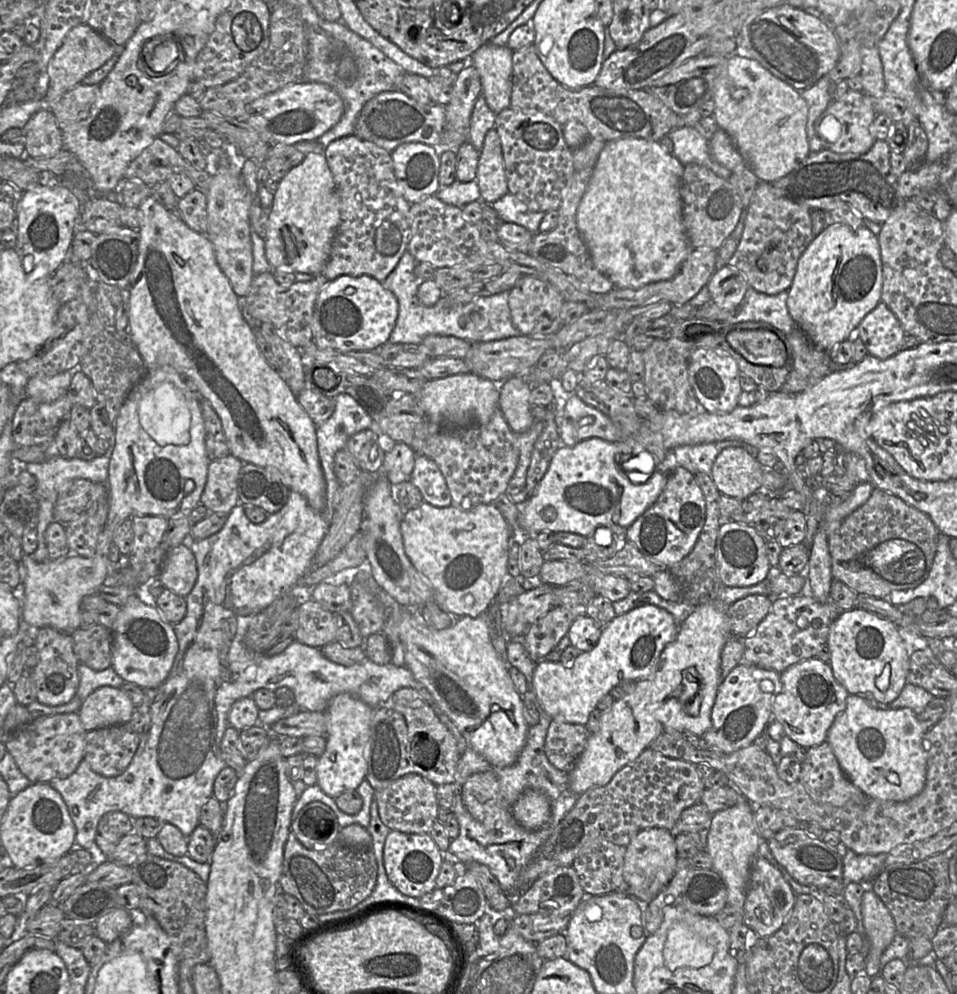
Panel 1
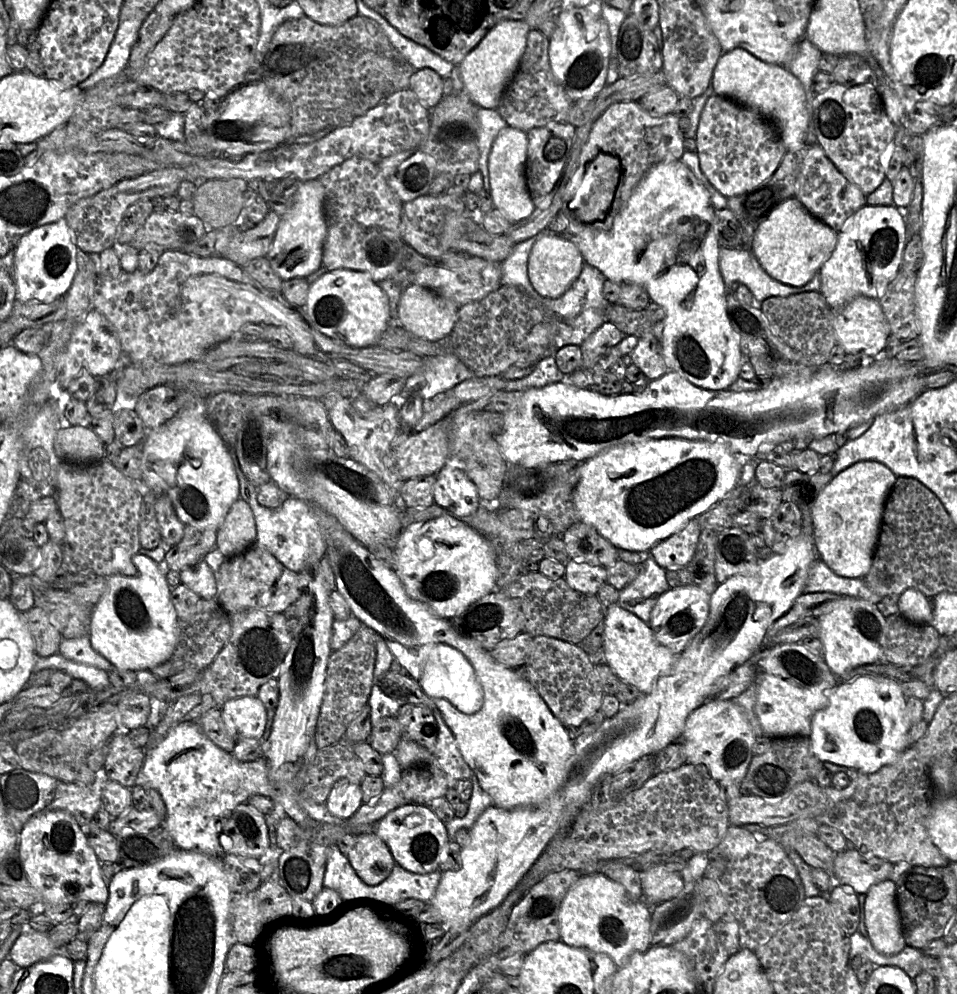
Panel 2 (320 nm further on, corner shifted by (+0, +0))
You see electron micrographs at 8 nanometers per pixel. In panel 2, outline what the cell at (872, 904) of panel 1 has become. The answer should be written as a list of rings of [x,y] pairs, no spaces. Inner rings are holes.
[[[883,880],[870,887],[864,904],[867,937],[883,955],[896,955],[906,946],[896,901],[896,885]]]

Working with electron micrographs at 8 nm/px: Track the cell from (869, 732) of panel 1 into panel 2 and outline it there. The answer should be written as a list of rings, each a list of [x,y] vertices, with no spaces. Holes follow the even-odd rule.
[[[863,675],[850,682],[838,680],[823,709],[812,718],[810,745],[821,762],[874,773],[894,762],[908,746],[910,723],[901,683],[886,676]]]

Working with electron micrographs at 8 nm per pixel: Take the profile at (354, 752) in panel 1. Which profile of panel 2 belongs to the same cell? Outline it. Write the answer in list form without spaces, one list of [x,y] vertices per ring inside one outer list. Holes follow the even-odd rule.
[[[348,778],[338,780],[326,800],[328,811],[343,820],[350,819],[362,805],[361,783]]]

